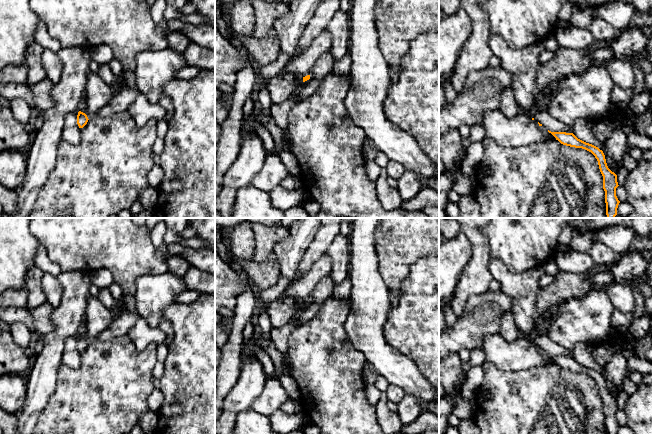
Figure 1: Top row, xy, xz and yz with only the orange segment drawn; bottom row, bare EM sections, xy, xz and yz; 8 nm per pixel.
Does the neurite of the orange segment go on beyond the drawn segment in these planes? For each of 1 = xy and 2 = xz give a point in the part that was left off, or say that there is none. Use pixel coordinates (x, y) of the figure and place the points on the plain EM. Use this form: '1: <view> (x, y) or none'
1: none
2: none

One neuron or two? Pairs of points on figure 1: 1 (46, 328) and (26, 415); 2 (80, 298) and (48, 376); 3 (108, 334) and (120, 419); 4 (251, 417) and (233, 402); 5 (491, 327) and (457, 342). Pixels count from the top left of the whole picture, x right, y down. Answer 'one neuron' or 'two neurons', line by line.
1: two neurons
2: one neuron
3: two neurons
4: two neurons
5: one neuron

